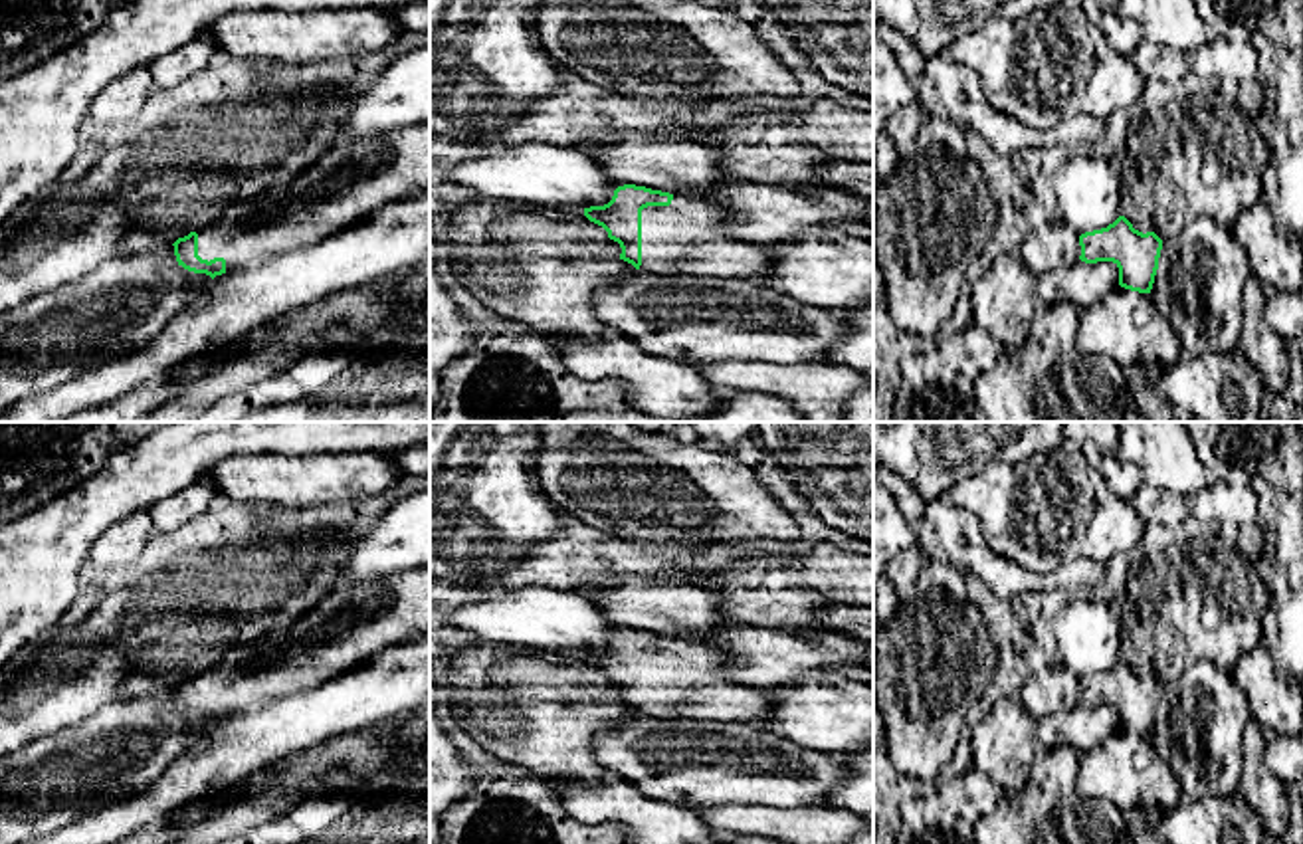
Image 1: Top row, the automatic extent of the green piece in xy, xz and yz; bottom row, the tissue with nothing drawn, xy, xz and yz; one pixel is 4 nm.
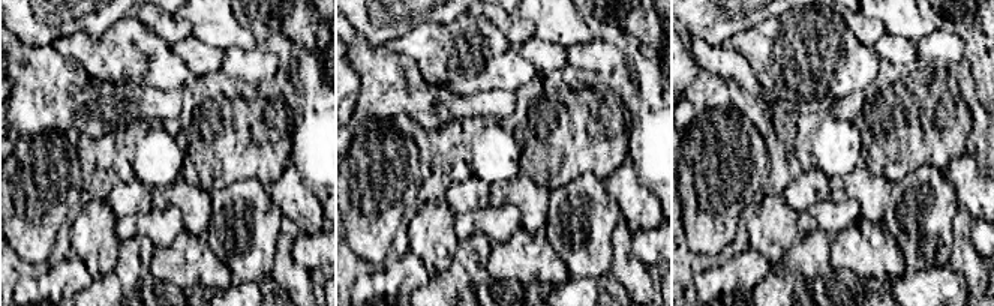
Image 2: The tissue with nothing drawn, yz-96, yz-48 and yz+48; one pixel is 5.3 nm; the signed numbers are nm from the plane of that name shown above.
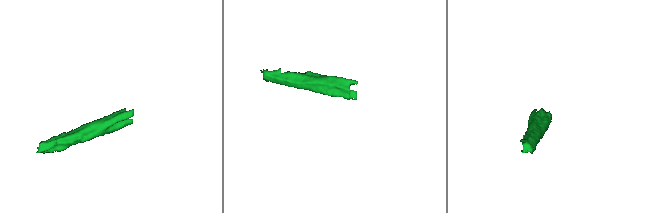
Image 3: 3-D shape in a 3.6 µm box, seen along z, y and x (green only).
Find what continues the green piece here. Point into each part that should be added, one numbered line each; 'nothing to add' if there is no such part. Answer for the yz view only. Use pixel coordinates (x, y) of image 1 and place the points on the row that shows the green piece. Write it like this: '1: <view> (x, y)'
nothing to add

